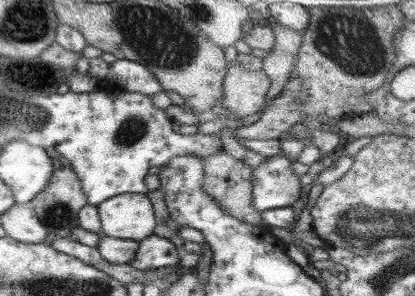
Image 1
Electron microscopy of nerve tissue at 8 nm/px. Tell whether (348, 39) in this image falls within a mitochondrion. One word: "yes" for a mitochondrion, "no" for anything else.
yes

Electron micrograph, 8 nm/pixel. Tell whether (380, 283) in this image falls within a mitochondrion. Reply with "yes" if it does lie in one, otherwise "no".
yes

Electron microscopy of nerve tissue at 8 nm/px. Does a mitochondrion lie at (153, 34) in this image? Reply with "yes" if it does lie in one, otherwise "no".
yes

